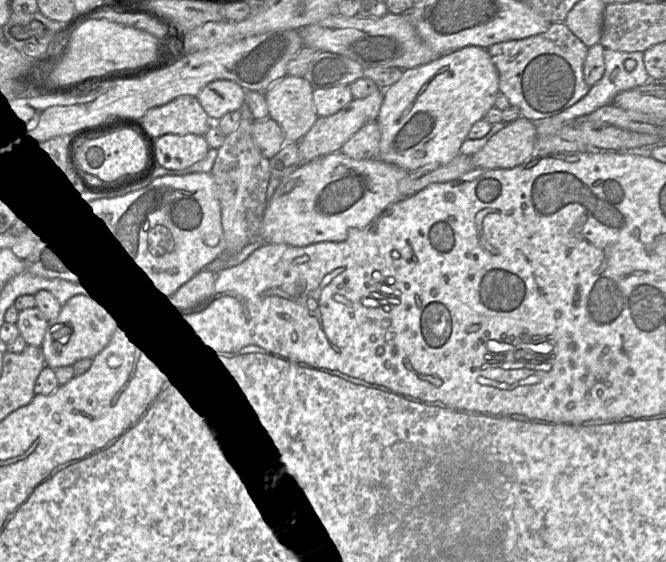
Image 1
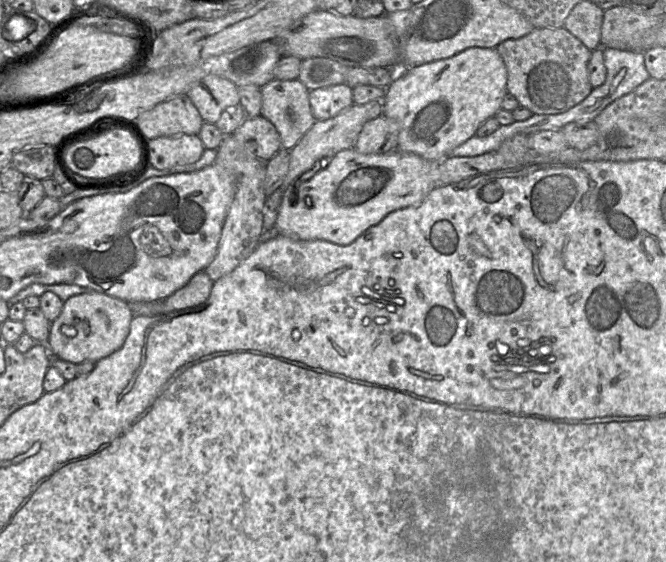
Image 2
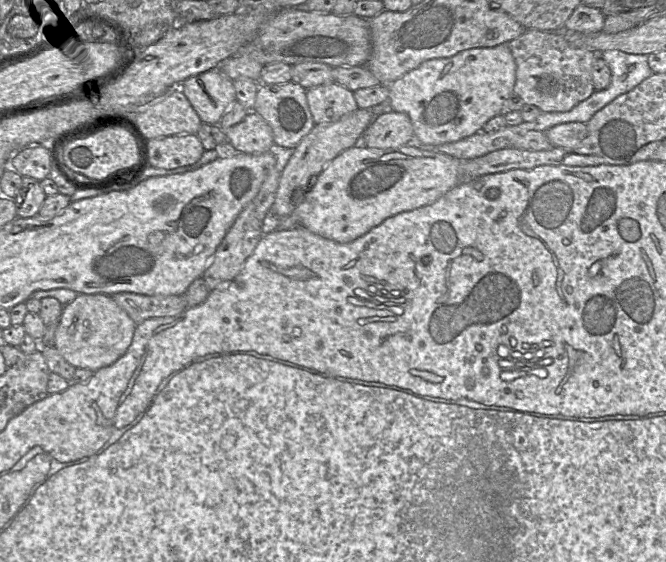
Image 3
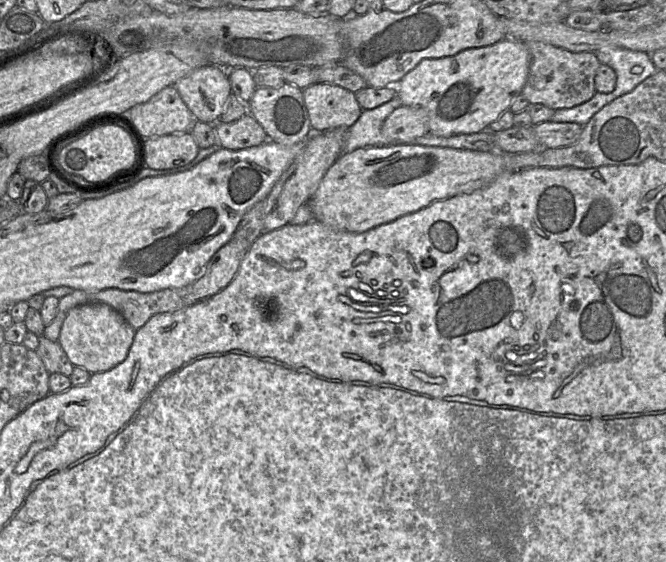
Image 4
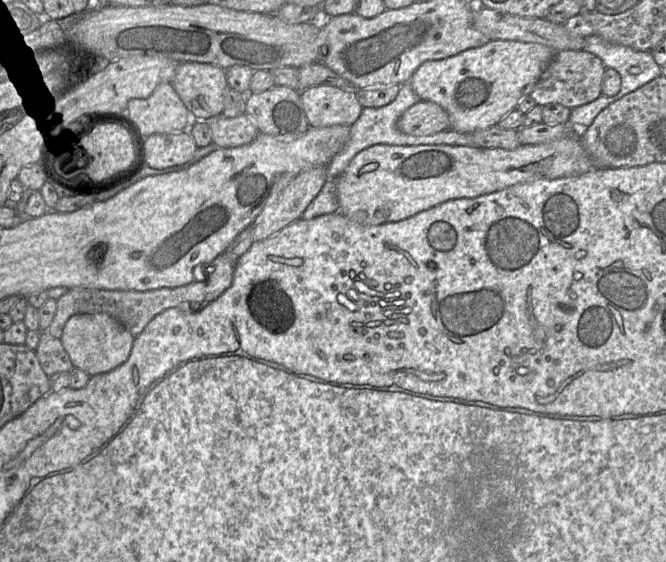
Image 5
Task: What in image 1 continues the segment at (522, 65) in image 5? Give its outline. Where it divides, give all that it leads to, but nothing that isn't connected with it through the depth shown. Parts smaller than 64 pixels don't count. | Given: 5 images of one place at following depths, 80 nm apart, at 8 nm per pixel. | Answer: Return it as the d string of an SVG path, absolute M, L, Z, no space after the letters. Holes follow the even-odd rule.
M464 47L427 64L405 69L402 77L383 92L384 100L376 119L381 131L377 158L408 172L431 163L450 162L460 154L460 147L472 126L494 107L498 93L497 69L485 48Z

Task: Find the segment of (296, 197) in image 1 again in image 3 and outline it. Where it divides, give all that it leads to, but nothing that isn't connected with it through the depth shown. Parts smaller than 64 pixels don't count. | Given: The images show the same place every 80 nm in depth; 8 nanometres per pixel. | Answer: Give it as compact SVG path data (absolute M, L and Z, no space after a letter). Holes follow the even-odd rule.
M357 144L354 147L343 151L325 166L322 172L314 179L313 184L304 192L302 200L297 205L291 215L294 215L297 218L300 226L304 227L305 229L316 235L341 244L350 243L365 235L373 228L379 226L386 219L402 212L411 211L432 204L439 198L441 198L444 194L446 194L448 191L463 183L459 176L459 166L461 163L460 161L461 160L453 158L446 154L423 150L410 144L391 149L371 149L364 145Z

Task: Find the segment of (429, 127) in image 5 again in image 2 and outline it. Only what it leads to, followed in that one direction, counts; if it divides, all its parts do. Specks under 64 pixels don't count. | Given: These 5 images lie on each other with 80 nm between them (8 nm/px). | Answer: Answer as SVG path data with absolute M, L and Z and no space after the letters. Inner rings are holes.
M381 114L364 124L353 148L362 154L383 154L397 150L398 136L397 122Z

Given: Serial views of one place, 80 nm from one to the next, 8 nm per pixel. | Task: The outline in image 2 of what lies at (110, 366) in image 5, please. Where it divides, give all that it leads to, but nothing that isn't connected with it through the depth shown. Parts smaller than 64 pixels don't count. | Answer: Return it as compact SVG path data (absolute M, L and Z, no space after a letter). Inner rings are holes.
M97 291L72 296L64 302L57 319L50 324L47 348L53 358L80 364L98 362L120 349L129 333L135 313L124 300Z

